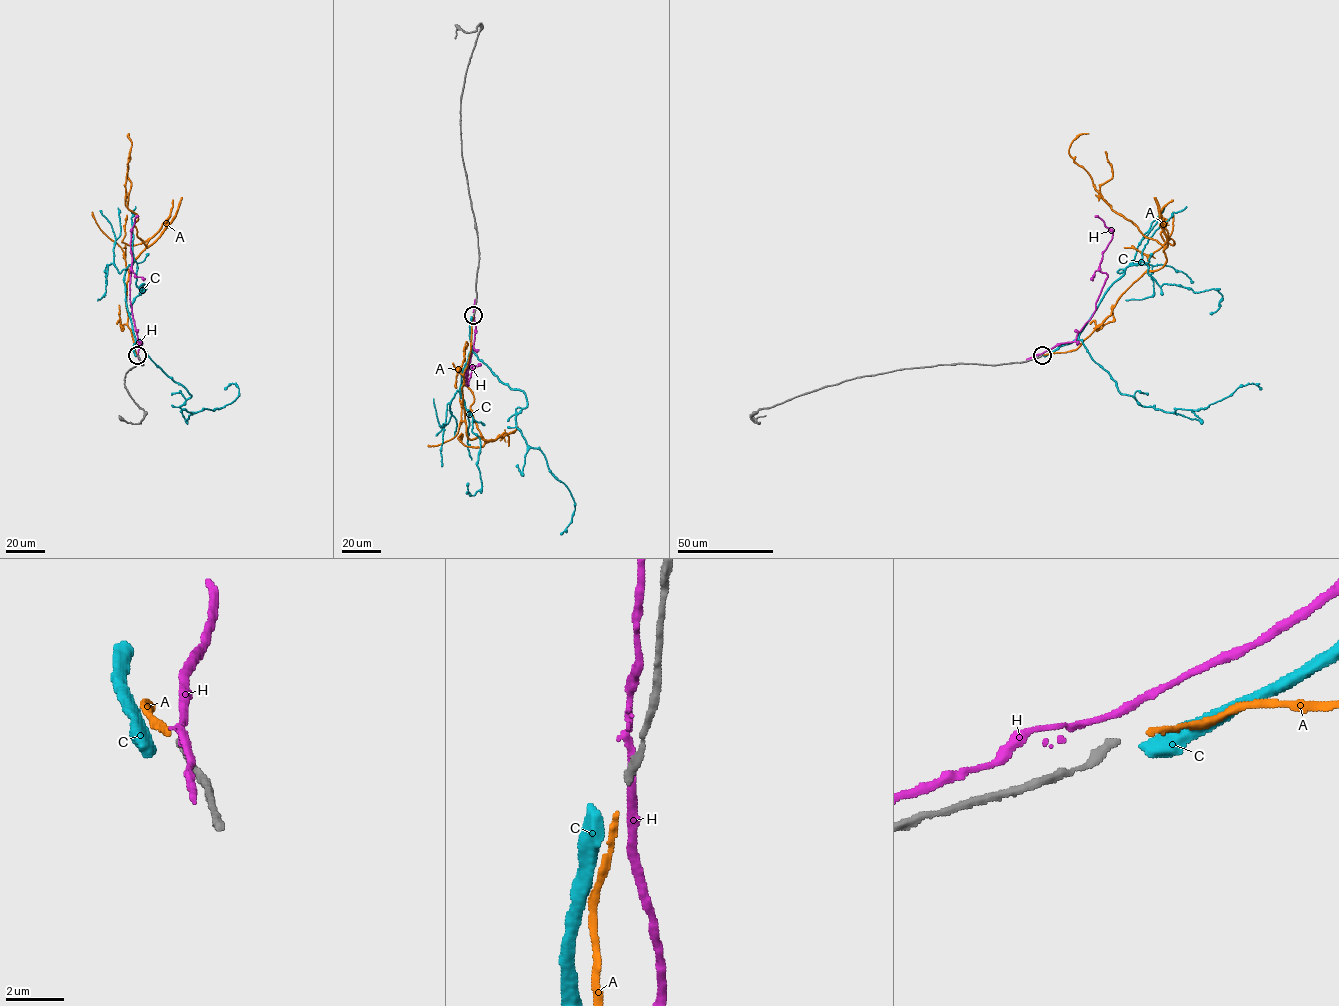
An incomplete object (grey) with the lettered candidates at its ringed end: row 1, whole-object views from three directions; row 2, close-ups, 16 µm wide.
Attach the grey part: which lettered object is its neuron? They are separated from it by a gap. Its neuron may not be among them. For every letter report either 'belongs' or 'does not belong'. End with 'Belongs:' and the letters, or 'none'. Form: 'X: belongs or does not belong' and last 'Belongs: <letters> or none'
A: belongs
C: does not belong
H: does not belong
Belongs: A

